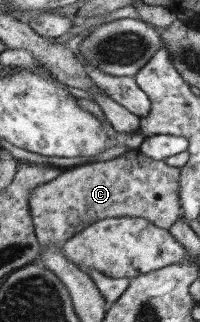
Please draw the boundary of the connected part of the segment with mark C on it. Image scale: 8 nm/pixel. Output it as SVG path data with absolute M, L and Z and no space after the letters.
M135 149L107 161L84 163L63 170L56 178L35 186L27 194L33 231L40 248L62 245L89 224L106 217L140 217L167 230L182 214L179 205L179 174L180 167L168 166L164 161L147 157Z

